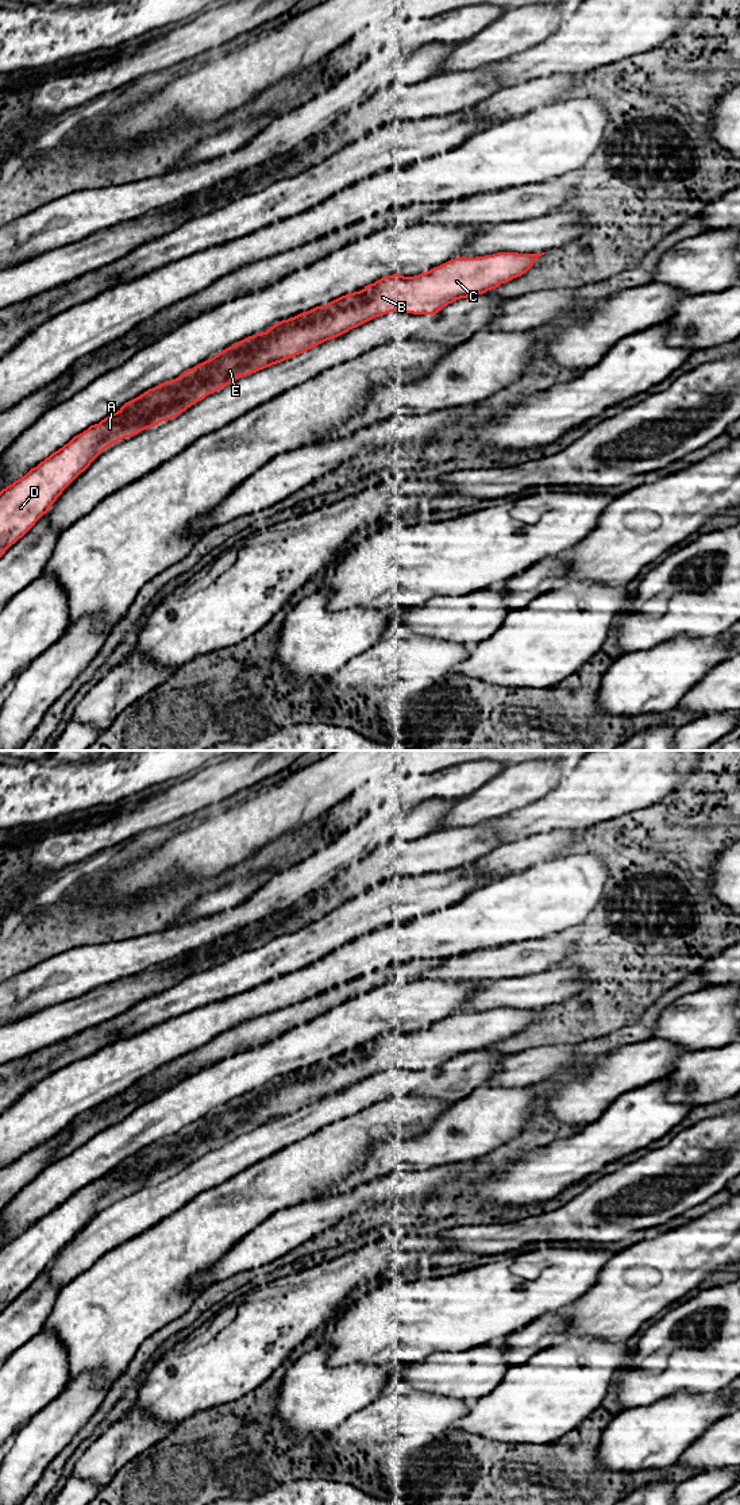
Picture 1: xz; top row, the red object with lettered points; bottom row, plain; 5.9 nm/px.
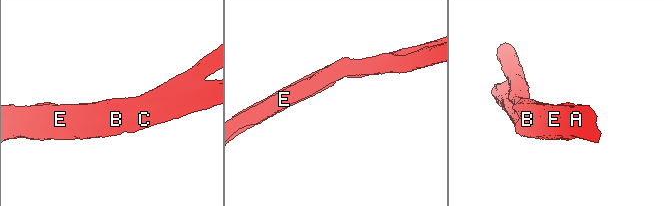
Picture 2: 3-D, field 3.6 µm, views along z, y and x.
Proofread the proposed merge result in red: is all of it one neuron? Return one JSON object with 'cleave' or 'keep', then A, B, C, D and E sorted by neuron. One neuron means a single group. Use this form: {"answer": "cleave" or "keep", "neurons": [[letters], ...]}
{"answer": "cleave", "neurons": [["A", "D"], ["B", "C", "E"]]}

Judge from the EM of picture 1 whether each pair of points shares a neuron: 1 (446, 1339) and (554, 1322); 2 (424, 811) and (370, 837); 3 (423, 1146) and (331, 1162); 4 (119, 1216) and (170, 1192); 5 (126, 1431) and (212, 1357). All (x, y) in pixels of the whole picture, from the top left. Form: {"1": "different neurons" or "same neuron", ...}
{"1": "same neuron", "2": "same neuron", "3": "different neurons", "4": "same neuron", "5": "different neurons"}

